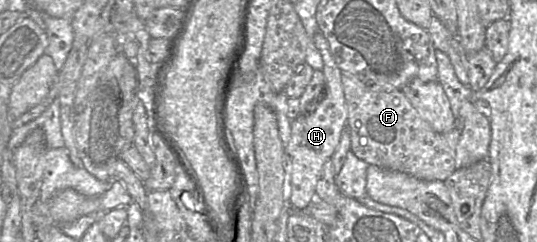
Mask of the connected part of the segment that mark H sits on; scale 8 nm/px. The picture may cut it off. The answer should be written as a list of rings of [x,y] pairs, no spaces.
[[[319,30],[314,35],[314,44],[323,59],[326,96],[314,113],[310,115],[301,113],[291,121],[291,136],[285,147],[285,153],[290,157],[292,164],[290,206],[295,211],[305,210],[317,199],[316,187],[323,165],[332,158],[347,126],[347,106],[341,82],[342,71],[334,61],[327,39]]]

